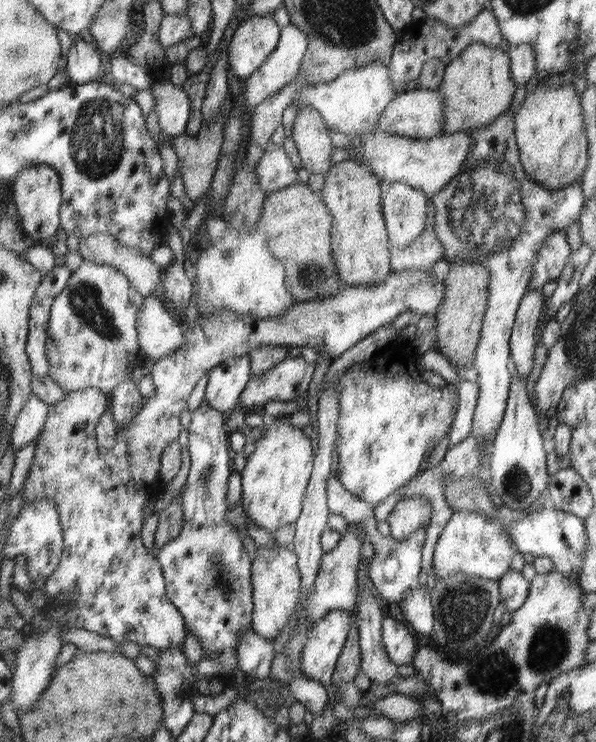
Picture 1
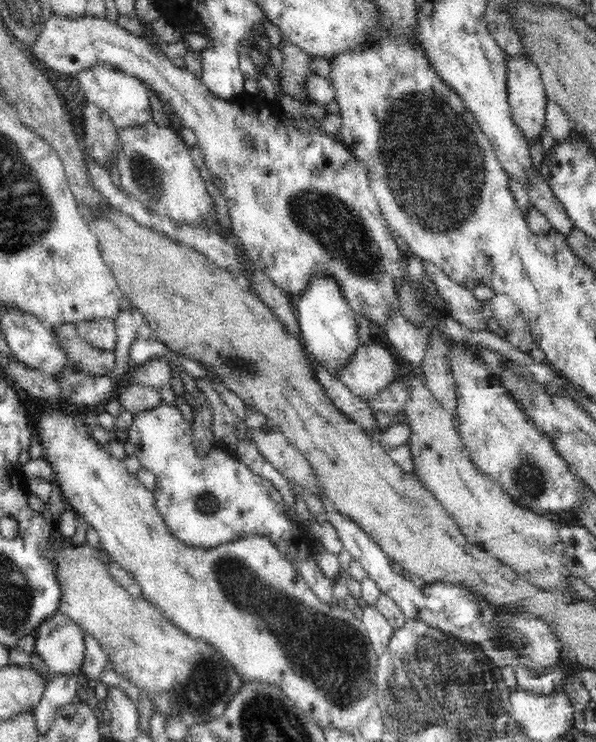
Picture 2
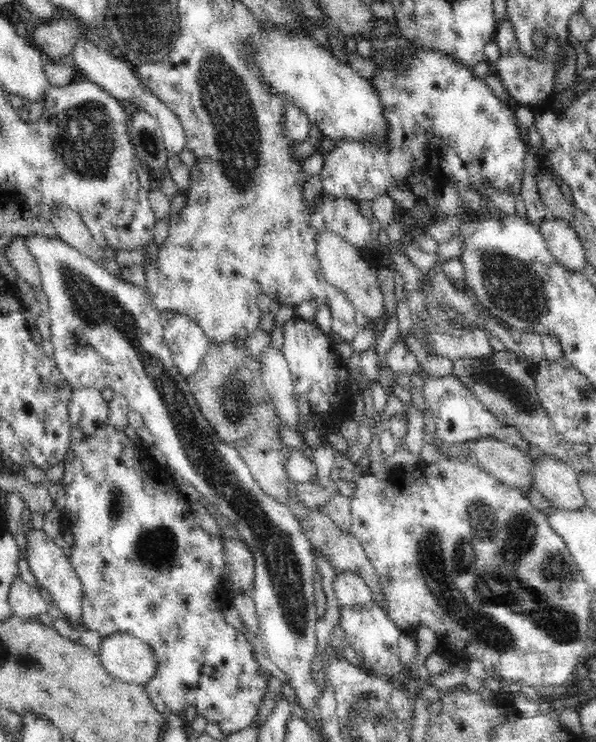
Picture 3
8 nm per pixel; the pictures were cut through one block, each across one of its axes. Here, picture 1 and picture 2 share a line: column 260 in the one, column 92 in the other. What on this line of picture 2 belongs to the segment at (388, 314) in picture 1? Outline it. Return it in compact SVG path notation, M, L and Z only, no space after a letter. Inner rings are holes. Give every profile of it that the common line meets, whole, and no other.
M110 318L93 319L76 324L75 328L82 342L97 350L111 352L117 346L118 336L115 332L115 320Z

